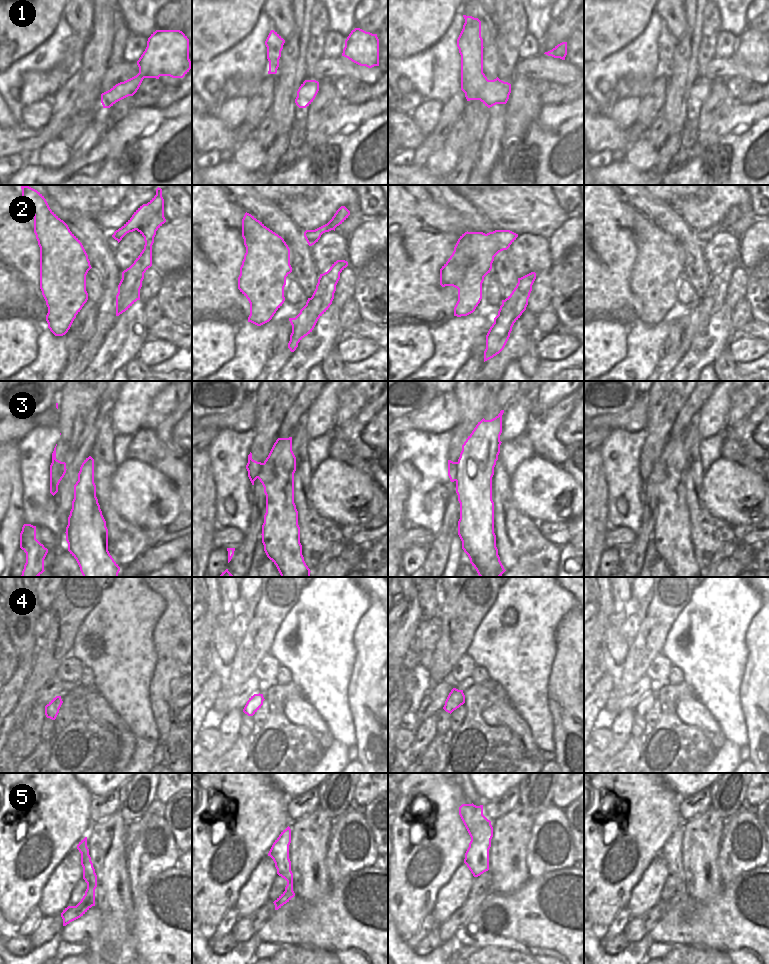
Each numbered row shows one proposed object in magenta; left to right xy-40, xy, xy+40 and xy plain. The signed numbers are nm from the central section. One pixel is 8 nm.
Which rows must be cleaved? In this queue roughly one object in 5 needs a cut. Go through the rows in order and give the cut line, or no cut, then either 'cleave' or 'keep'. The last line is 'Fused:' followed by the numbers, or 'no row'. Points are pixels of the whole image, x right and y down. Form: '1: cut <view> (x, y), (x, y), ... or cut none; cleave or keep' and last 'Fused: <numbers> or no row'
1: cut none; keep
2: cut xy-40 (117, 230), (125, 234); cleave
3: cut xy+40 (458, 462), (458, 472), (454, 480); cleave
4: cut none; keep
5: cut none; keep
Fused: 2, 3

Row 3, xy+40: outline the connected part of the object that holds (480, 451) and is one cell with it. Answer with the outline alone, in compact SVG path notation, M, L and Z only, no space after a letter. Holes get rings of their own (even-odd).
M504 410L491 420L478 422L462 445L456 475L456 493L460 503L458 535L462 549L480 577L501 577L506 571L500 561L494 533L494 502L492 500L492 477L500 453L502 415Z

